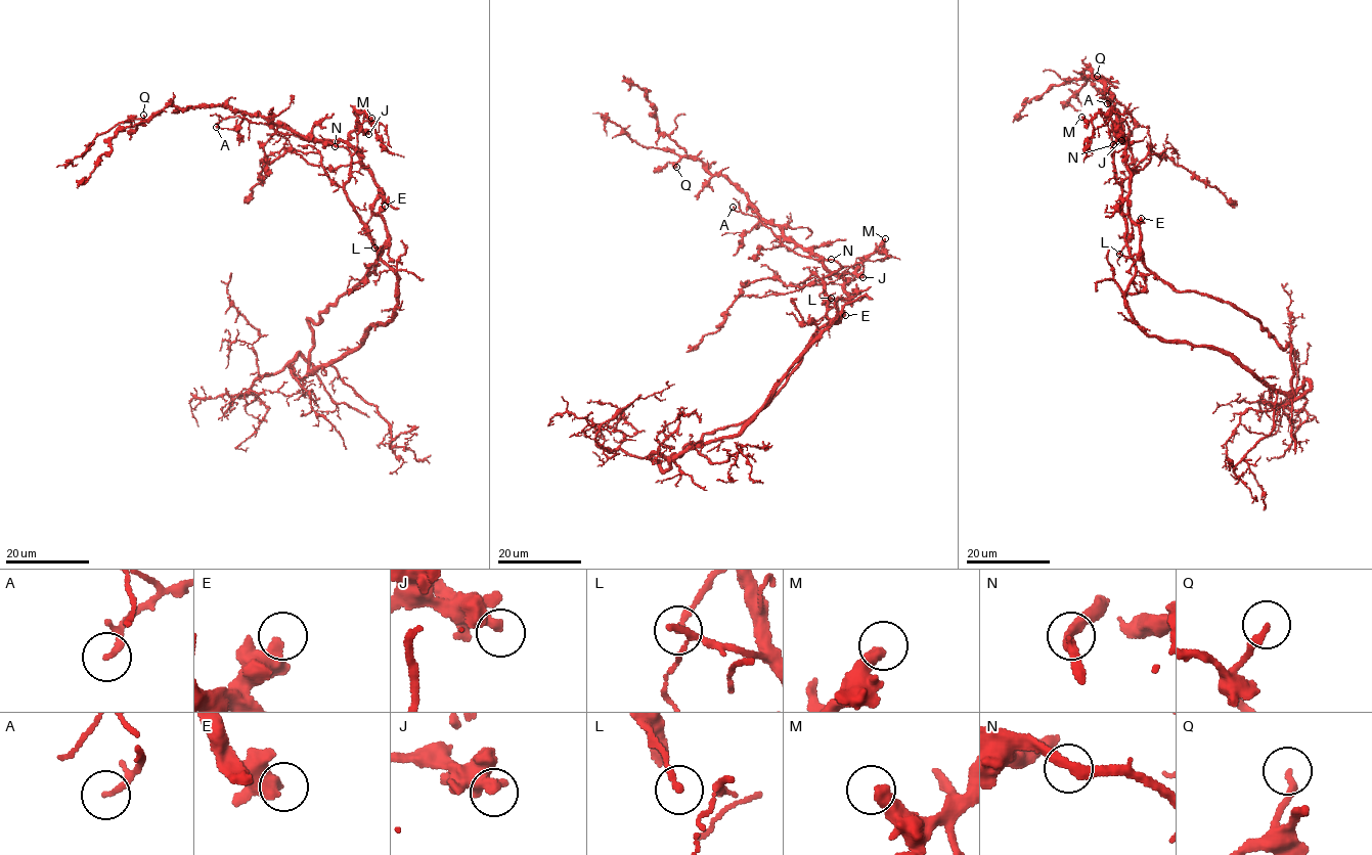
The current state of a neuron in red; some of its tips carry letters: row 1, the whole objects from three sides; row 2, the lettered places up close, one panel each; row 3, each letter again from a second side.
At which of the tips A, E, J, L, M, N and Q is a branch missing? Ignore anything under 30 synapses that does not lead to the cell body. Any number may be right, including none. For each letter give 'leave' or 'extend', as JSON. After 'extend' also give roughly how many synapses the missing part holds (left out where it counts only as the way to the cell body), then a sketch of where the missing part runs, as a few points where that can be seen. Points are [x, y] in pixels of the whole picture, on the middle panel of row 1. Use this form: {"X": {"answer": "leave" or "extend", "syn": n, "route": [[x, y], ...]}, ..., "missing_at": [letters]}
{"A": {"answer": "leave"}, "E": {"answer": "leave"}, "J": {"answer": "leave"}, "L": {"answer": "leave"}, "M": {"answer": "extend", "syn": 45, "route": [[885, 238], [895, 229], [923, 221], [927, 228], [923, 232]]}, "N": {"answer": "leave"}, "Q": {"answer": "leave"}, "missing_at": ["M"]}

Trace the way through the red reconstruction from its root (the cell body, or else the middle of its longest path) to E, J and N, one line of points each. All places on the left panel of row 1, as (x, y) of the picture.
E: (384, 245), (387, 240), (386, 225), (381, 209), (385, 206)
J: (384, 245), (385, 220), (372, 209), (379, 186), (359, 151), (349, 141), (353, 132), (368, 134)
N: (384, 245), (385, 220), (373, 212), (379, 193), (373, 174), (348, 144), (338, 140), (328, 144), (335, 146)

